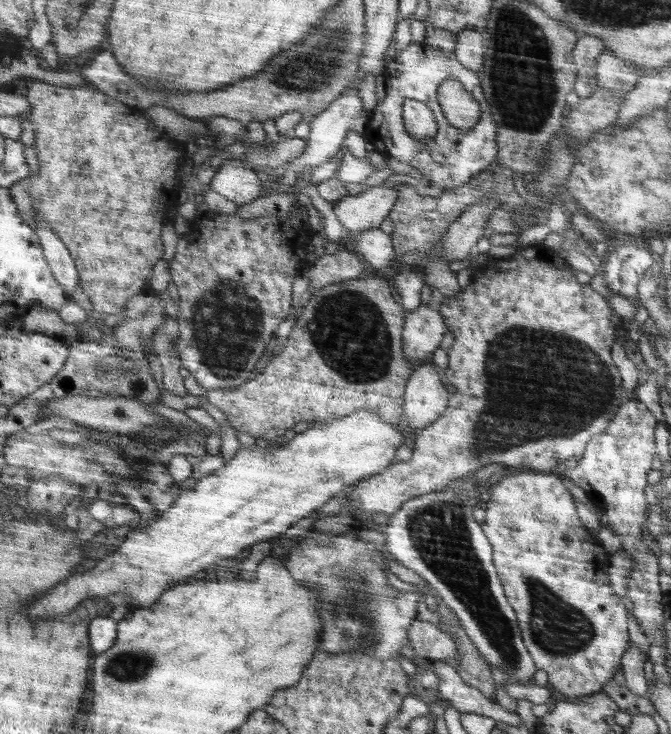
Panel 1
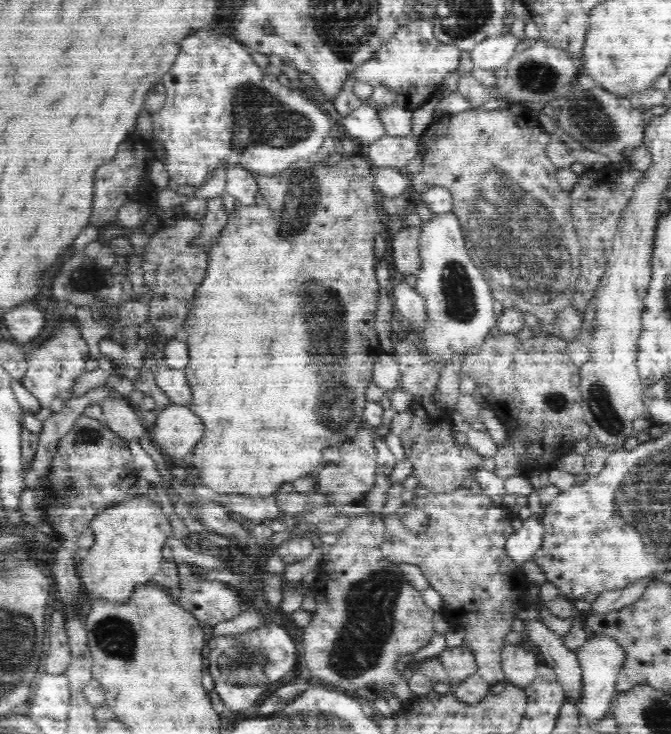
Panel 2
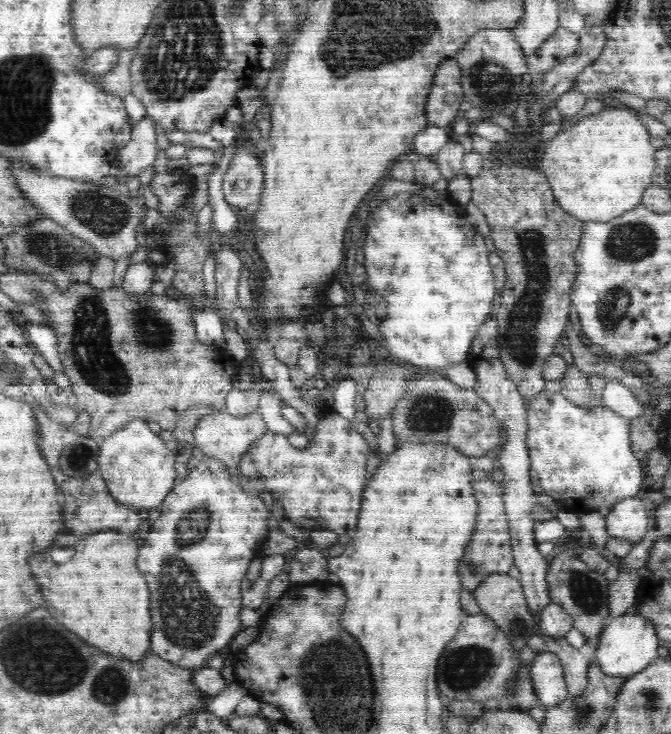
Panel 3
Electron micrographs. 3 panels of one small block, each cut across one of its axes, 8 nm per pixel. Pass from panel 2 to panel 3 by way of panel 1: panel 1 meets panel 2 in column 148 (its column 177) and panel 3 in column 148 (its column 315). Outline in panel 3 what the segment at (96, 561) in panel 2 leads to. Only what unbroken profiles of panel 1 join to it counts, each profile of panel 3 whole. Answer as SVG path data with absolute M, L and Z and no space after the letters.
M132 420L99 443L98 472L105 480L109 493L120 504L137 510L159 508L171 494L177 473L175 455L166 448L166 442L154 433L143 420Z

